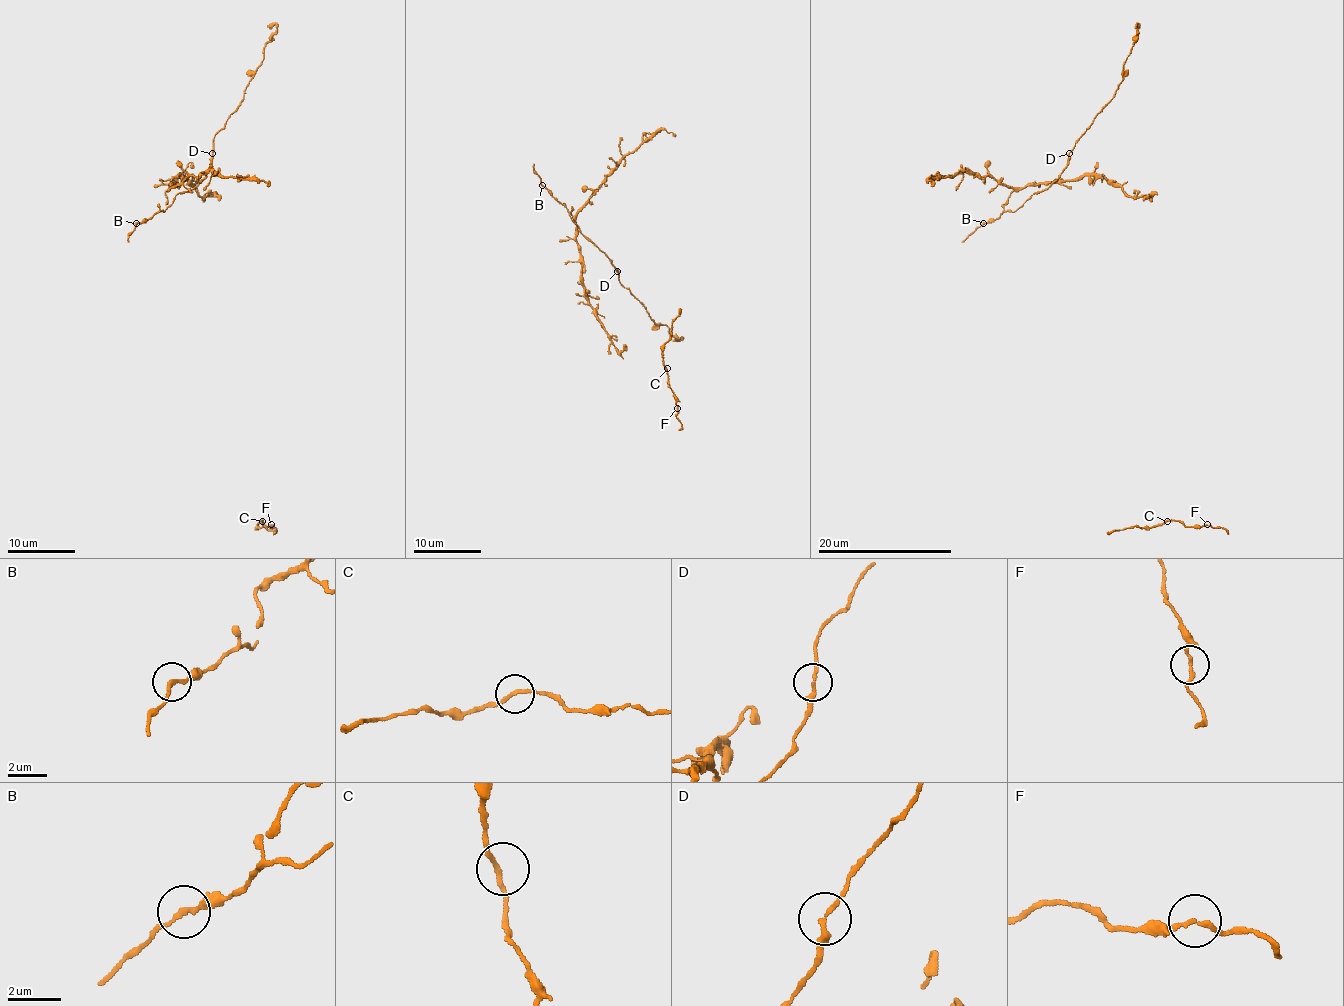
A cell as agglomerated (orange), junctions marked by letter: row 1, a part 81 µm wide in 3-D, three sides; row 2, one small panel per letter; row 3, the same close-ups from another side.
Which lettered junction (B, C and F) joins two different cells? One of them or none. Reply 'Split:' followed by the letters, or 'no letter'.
Split: no letter

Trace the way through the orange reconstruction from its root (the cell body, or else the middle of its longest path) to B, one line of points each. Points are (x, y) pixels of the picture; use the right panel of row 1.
B: (1120, 187), (1095, 175), (1017, 187), (1007, 198), (1007, 210), (984, 224)

